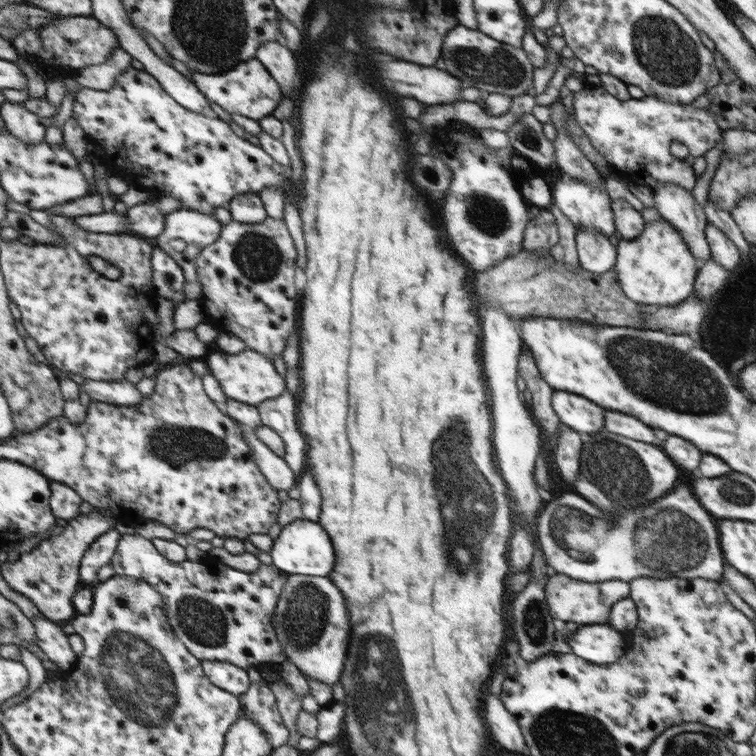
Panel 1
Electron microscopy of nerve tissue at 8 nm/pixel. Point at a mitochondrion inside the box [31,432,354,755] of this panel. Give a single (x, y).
(139, 679)

